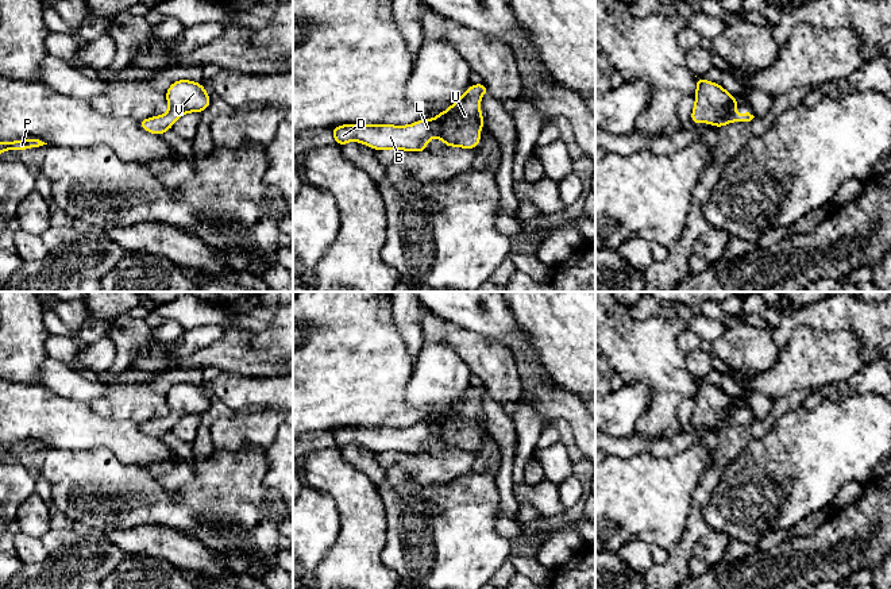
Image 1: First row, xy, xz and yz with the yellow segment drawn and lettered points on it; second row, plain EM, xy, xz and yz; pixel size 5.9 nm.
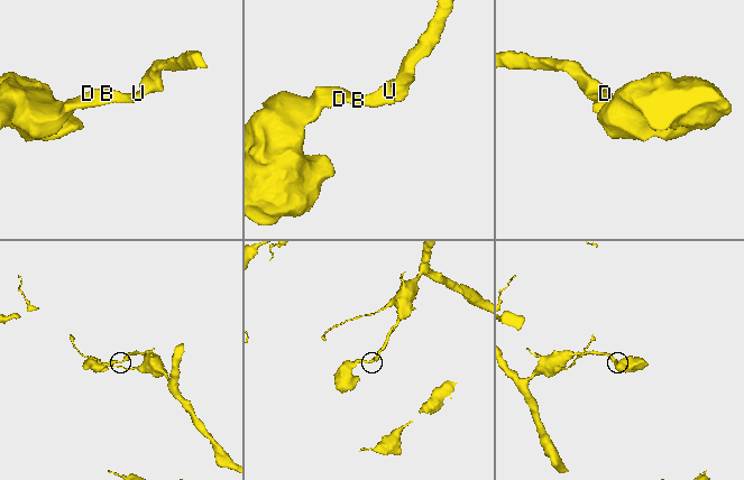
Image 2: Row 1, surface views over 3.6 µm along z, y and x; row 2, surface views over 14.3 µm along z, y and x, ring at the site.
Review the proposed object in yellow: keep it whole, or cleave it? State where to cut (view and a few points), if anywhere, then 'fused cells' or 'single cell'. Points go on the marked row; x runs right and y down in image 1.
no cut | single cell

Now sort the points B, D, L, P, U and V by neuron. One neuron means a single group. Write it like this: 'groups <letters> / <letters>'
groups B D L P U V

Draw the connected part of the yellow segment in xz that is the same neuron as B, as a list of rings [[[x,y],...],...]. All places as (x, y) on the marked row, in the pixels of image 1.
[[[485,84],[470,85],[462,97],[432,120],[423,119],[409,126],[343,124],[331,128],[331,132],[338,146],[356,140],[374,150],[427,151],[427,142],[436,136],[446,147],[475,149],[481,140],[478,126],[486,128],[479,100],[486,92],[490,91]]]

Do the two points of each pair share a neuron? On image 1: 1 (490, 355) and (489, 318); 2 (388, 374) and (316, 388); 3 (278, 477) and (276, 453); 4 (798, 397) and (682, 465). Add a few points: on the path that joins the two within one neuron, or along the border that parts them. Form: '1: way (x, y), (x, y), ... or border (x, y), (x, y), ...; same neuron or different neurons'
1: border (461, 328), (498, 342), (513, 354); different neurons
2: way (370, 374), (334, 374); same neuron
3: way (278, 472), (278, 458); same neuron
4: border (713, 453), (713, 459), (698, 481); different neurons

